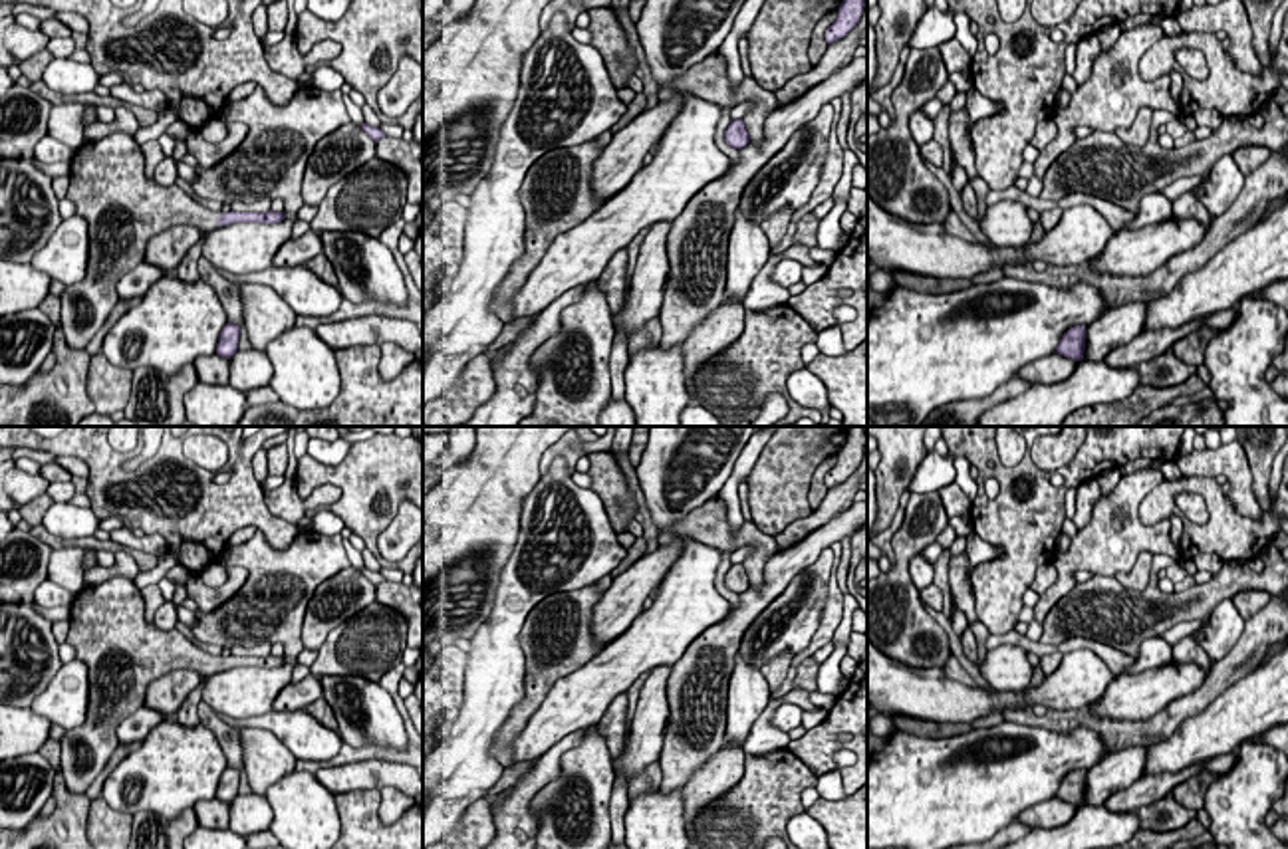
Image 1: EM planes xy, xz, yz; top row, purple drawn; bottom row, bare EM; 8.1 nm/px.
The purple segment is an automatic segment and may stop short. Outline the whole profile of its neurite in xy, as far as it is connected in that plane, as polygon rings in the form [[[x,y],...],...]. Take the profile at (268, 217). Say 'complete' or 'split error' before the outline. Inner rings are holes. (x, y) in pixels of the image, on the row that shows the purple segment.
split error; [[[115,131],[99,141],[83,141],[69,161],[67,194],[75,214],[87,222],[89,258],[87,272],[79,284],[65,286],[60,296],[62,333],[69,349],[83,351],[97,329],[117,305],[117,282],[139,266],[153,236],[173,226],[194,226],[198,232],[216,230],[236,222],[276,224],[286,212],[220,212],[191,198],[181,186],[161,186],[145,175],[145,157],[133,135]]]

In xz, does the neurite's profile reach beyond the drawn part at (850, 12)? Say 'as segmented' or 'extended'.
as segmented

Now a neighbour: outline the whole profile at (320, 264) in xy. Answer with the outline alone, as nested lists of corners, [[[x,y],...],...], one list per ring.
[[[323,254],[308,260],[304,266],[308,270],[312,270],[322,282],[337,288],[335,270],[333,270],[331,262]]]

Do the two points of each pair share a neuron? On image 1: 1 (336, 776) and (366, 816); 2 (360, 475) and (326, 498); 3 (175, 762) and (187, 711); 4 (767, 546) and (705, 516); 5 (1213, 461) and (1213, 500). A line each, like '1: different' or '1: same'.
1: different
2: different
3: different
4: same
5: different

